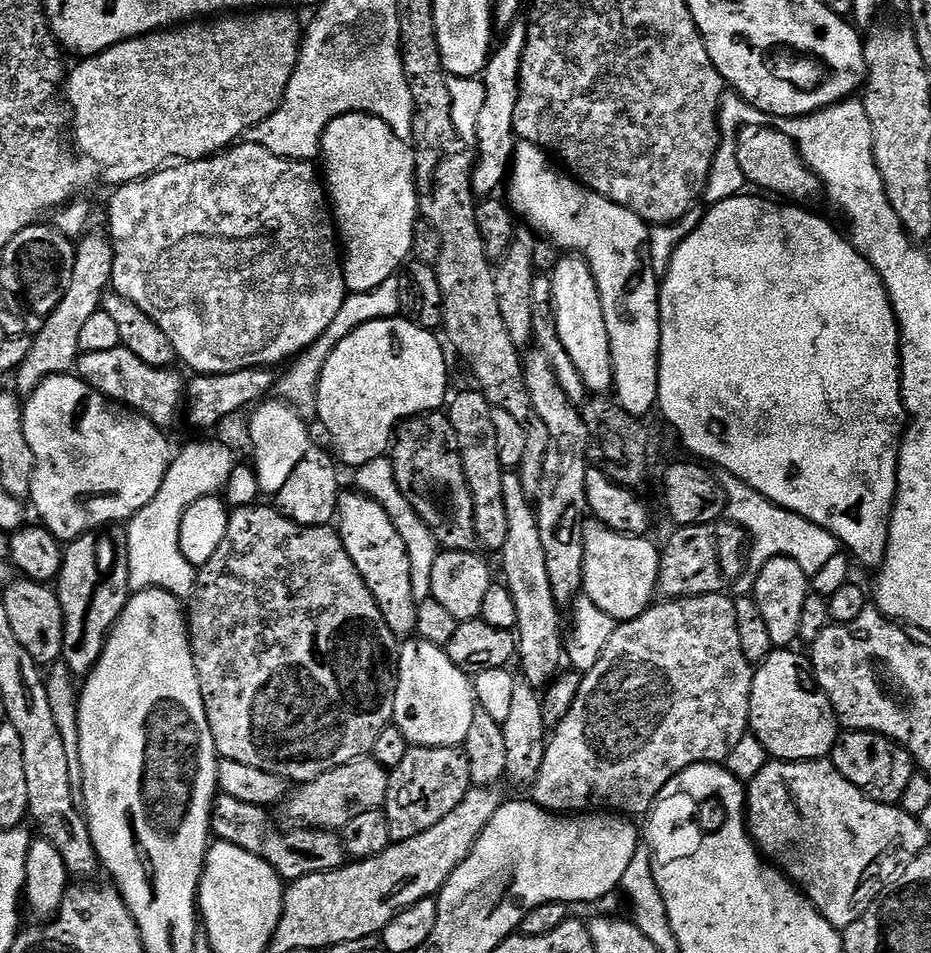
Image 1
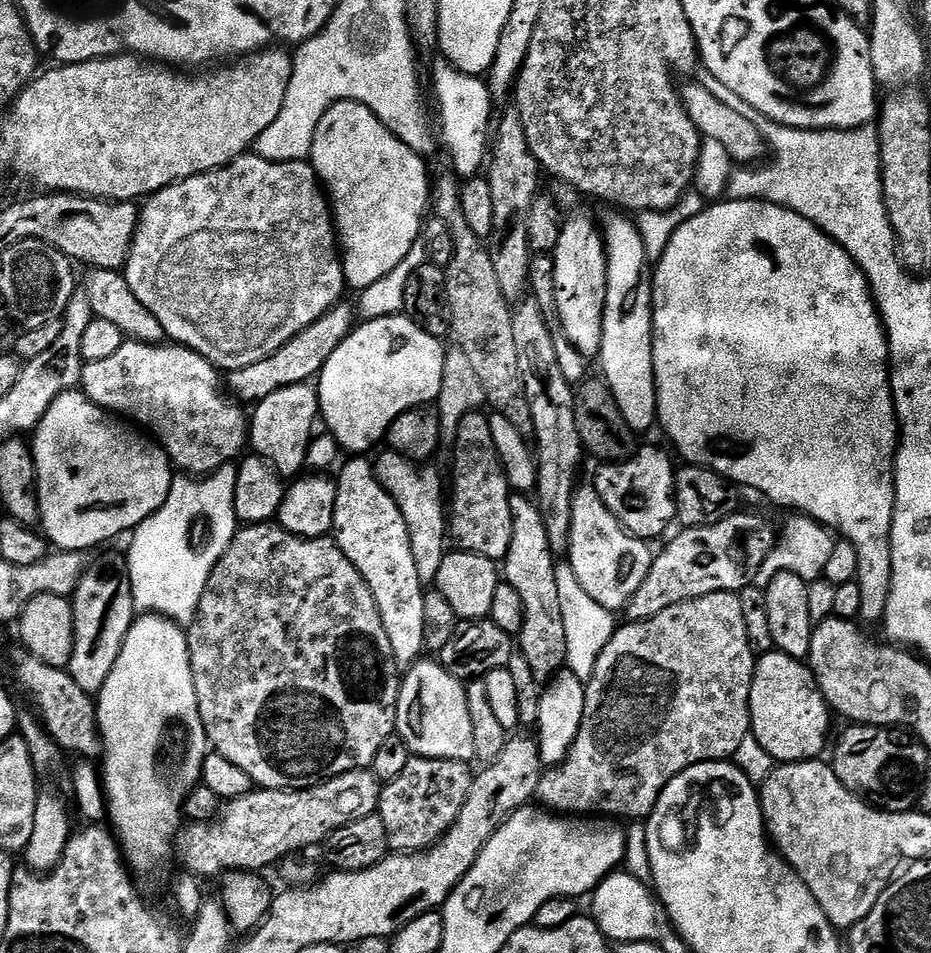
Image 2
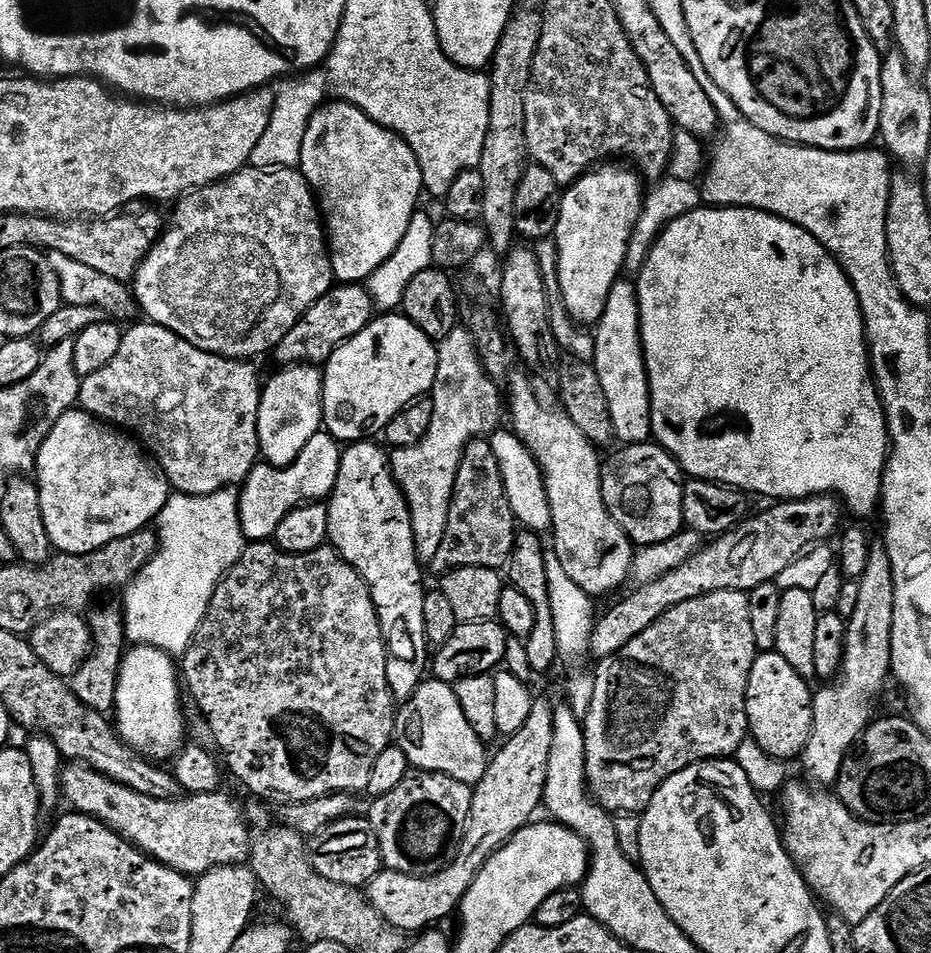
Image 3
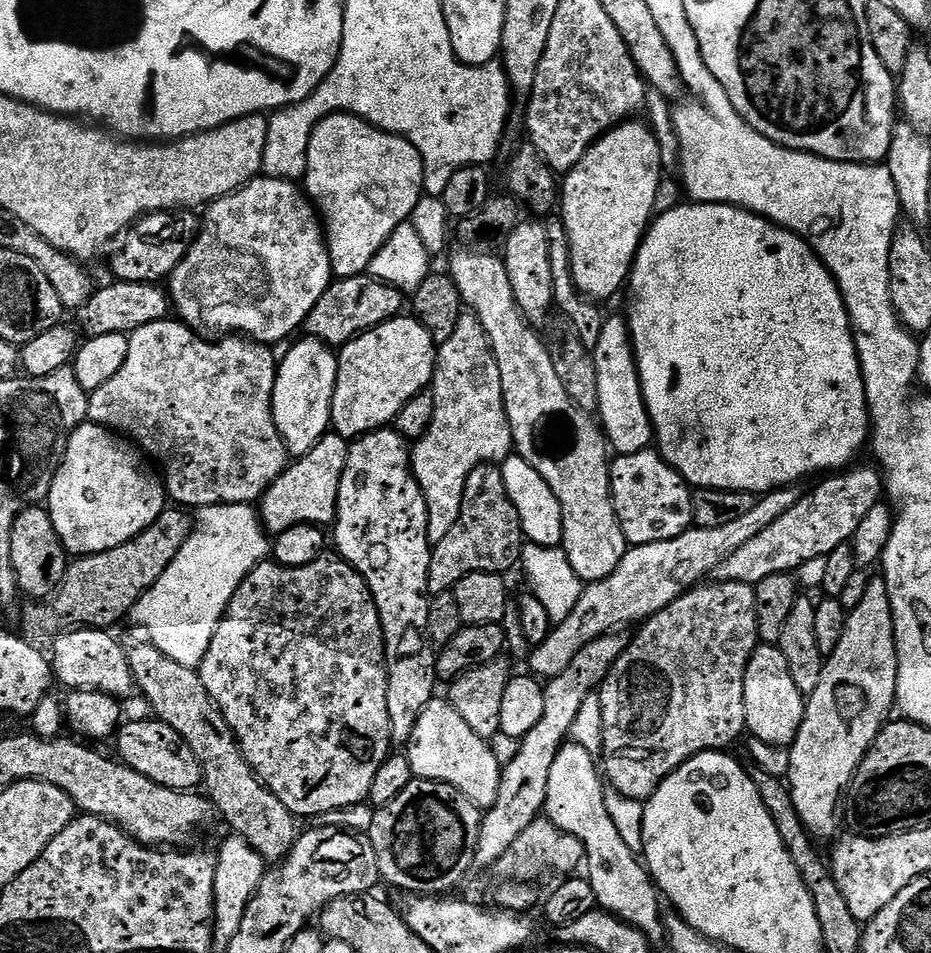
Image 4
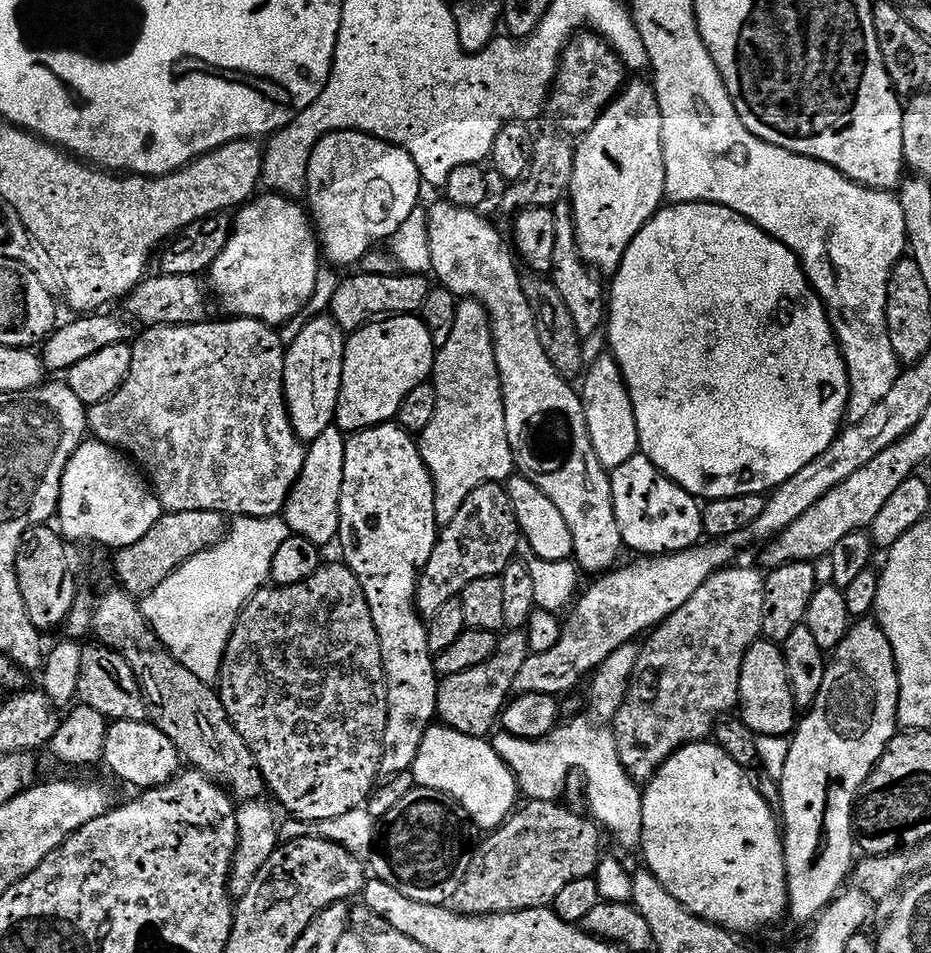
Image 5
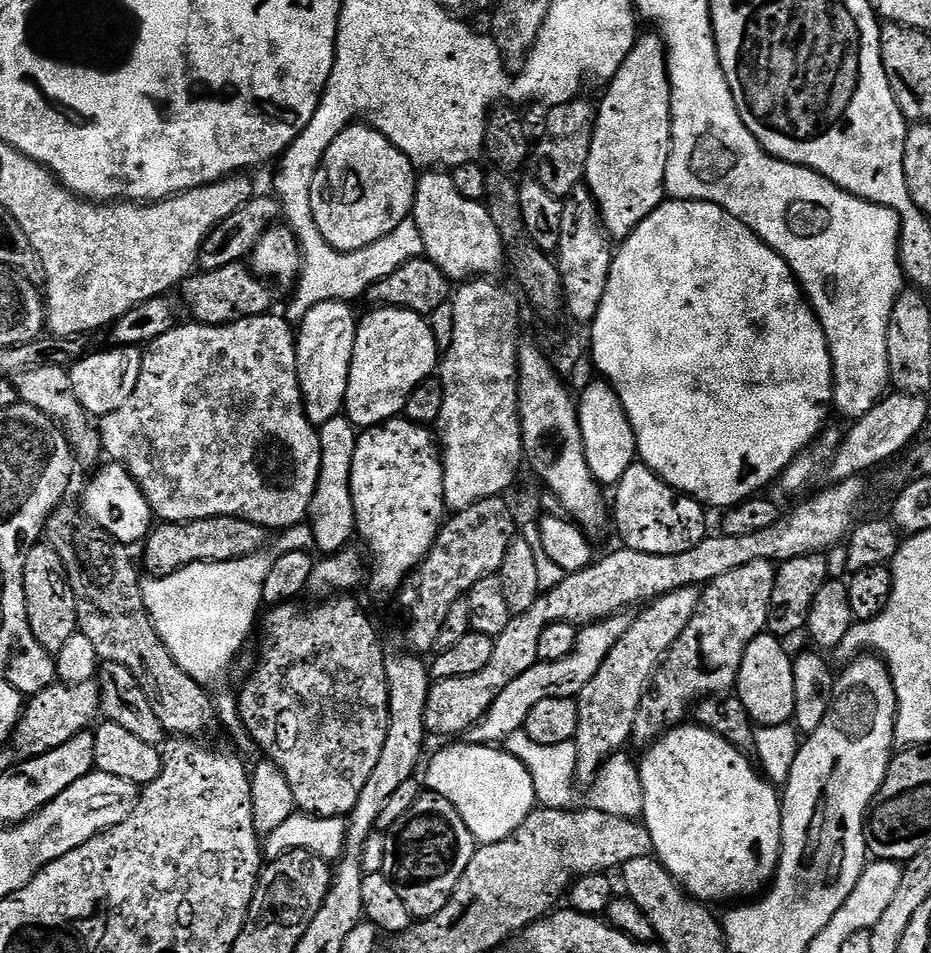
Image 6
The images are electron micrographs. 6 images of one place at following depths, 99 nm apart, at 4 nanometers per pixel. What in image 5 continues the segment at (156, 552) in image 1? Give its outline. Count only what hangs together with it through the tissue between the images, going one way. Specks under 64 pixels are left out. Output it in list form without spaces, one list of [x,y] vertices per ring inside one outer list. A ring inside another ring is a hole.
[[[279,516],[235,517],[223,538],[202,554],[190,558],[166,582],[143,597],[142,607],[148,625],[158,634],[165,648],[190,674],[215,685],[220,679],[224,651],[232,637],[240,611],[259,588],[269,583],[274,554],[289,535],[288,524]]]

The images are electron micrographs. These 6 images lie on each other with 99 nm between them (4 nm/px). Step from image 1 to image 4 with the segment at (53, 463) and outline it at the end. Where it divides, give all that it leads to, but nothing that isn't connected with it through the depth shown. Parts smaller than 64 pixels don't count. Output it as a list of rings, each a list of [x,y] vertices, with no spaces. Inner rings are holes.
[[[91,422],[79,424],[66,446],[66,454],[62,458],[60,469],[56,471],[46,501],[54,530],[58,530],[58,538],[64,544],[64,549],[77,557],[93,556],[95,552],[122,546],[145,532],[166,510],[163,479],[154,468],[152,473],[151,467],[153,465],[137,445],[113,432],[111,428],[103,428],[101,424]]]

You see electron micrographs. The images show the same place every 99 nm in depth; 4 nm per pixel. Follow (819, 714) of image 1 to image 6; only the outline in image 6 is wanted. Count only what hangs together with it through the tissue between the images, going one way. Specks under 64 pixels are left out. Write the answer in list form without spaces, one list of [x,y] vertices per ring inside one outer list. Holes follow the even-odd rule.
[[[771,634],[756,636],[746,654],[742,654],[742,666],[736,675],[734,695],[746,706],[752,723],[757,726],[782,726],[794,717],[793,657],[783,648],[781,637]]]

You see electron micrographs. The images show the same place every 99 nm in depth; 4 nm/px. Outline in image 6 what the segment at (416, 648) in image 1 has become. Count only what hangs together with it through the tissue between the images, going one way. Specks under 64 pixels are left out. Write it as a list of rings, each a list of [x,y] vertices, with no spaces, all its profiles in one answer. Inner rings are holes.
[[[467,742],[449,744],[452,744],[449,748],[434,753],[432,761],[428,764],[427,791],[436,792],[442,798],[446,798],[446,802],[450,802],[454,806],[454,810],[458,810],[458,814],[462,814],[462,822],[466,822],[477,845],[493,844],[511,838],[514,830],[518,830],[518,826],[522,826],[522,822],[526,822],[526,818],[537,807],[534,782],[526,770],[526,766],[522,766],[522,762],[518,762],[518,758],[514,758],[500,746]]]

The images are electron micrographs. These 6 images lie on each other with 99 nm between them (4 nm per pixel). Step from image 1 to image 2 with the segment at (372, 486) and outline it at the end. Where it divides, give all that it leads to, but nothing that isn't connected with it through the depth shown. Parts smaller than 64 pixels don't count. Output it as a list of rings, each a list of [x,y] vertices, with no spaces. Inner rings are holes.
[[[384,450],[384,453],[380,457],[375,457],[374,467],[376,469],[376,476],[382,482],[382,486],[390,494],[390,498],[394,498],[394,502],[398,506],[398,510],[402,510],[402,518],[406,518],[406,530],[410,530],[410,546],[414,550],[414,566],[418,566],[418,578],[422,581],[425,586],[435,585],[436,579],[438,578],[438,566],[442,566],[444,557],[446,555],[446,547],[444,548],[444,540],[446,544],[446,537],[449,535],[448,526],[446,523],[446,480],[439,476],[434,469],[428,468],[432,466],[421,466],[419,463],[407,460],[402,454],[391,450]]]

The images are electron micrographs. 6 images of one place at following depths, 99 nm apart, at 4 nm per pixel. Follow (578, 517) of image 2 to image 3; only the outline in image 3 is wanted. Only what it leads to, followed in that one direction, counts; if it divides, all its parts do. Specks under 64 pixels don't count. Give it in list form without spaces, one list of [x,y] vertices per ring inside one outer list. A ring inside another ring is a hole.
[[[513,371],[510,376],[510,428],[528,447],[530,454],[534,454],[544,472],[544,485],[552,515],[551,547],[558,554],[566,574],[570,574],[570,578],[578,582],[578,586],[582,586],[589,596],[599,598],[607,592],[616,592],[624,583],[629,583],[634,545],[606,510],[600,477],[601,453],[590,442],[590,438],[586,438],[586,434],[582,434],[582,430],[570,422],[563,407],[555,403],[544,404],[543,398],[536,393],[537,385],[523,371],[520,372]]]

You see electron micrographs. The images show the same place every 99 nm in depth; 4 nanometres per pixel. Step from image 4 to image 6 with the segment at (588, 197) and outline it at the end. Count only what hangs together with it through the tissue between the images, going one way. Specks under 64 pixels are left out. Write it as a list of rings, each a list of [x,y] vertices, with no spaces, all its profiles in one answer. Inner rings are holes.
[[[641,35],[637,39],[636,44],[630,50],[630,54],[626,54],[626,62],[622,62],[622,66],[618,70],[618,74],[614,74],[614,78],[607,81],[604,97],[598,103],[598,111],[596,113],[596,129],[592,135],[590,142],[590,154],[586,162],[586,170],[584,171],[584,180],[586,186],[592,191],[592,197],[596,200],[596,207],[600,209],[600,222],[604,225],[605,232],[612,238],[623,238],[628,236],[638,227],[639,224],[650,215],[659,204],[663,204],[666,199],[664,191],[664,179],[666,178],[666,166],[670,158],[670,150],[672,149],[672,91],[670,90],[670,82],[668,81],[668,53],[666,45],[659,35],[652,36]]]

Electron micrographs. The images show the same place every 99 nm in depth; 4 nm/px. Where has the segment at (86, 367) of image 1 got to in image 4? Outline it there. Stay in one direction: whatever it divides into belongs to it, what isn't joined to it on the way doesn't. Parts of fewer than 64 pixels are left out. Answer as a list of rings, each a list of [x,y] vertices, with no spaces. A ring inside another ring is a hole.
[[[176,318],[150,322],[150,326],[142,326],[137,332],[128,336],[128,353],[126,362],[122,362],[122,370],[118,370],[118,374],[114,374],[110,382],[98,386],[98,390],[94,390],[89,395],[88,420],[94,424],[101,424],[103,428],[111,428],[113,432],[131,440],[155,461],[158,468],[160,463],[159,471],[162,473],[164,491],[173,505],[183,506],[185,509],[192,508],[191,510],[199,510],[211,504],[255,505],[264,499],[272,483],[287,470],[290,463],[288,448],[278,434],[278,426],[274,426],[272,391],[276,381],[278,360],[277,357],[272,357],[272,352],[273,349],[269,345],[258,344],[247,338],[220,338],[213,342],[201,336],[200,333],[192,331],[187,324]]]

